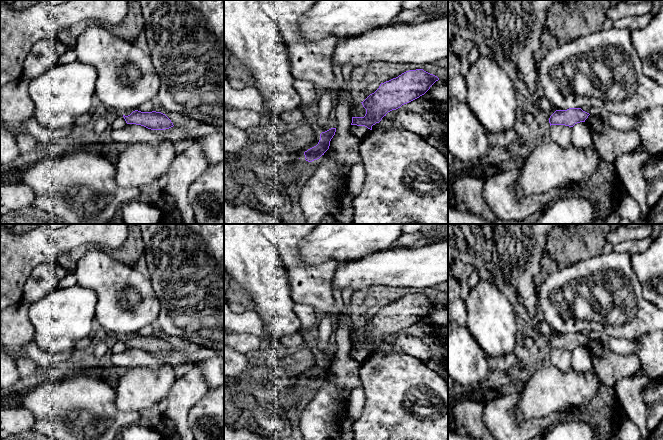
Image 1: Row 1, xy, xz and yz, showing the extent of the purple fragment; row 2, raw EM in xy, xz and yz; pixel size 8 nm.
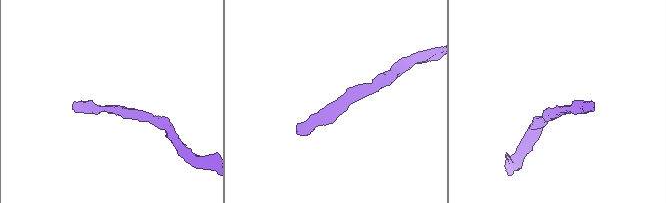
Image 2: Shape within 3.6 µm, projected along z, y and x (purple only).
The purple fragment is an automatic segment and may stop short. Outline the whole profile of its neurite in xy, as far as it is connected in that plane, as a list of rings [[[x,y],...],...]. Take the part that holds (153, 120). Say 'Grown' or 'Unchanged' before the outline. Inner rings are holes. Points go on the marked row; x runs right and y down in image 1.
Unchanged. [[[133,111],[130,115],[123,115],[127,124],[144,126],[151,130],[165,130],[173,127],[171,120],[161,112],[141,112]]]

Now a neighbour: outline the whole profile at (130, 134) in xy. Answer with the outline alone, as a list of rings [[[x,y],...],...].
[[[126,124],[121,129],[113,129],[111,139],[116,147],[125,147],[132,144],[175,143],[191,137],[186,130],[178,126],[165,130],[151,130],[141,125]]]

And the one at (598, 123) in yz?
[[[589,115],[585,120],[588,127],[593,128],[597,132],[601,133],[606,126],[609,125],[608,121],[599,115]]]

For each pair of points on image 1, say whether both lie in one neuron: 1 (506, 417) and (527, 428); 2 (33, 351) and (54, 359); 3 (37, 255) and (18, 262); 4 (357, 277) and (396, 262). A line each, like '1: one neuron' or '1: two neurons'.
1: one neuron
2: one neuron
3: one neuron
4: one neuron

